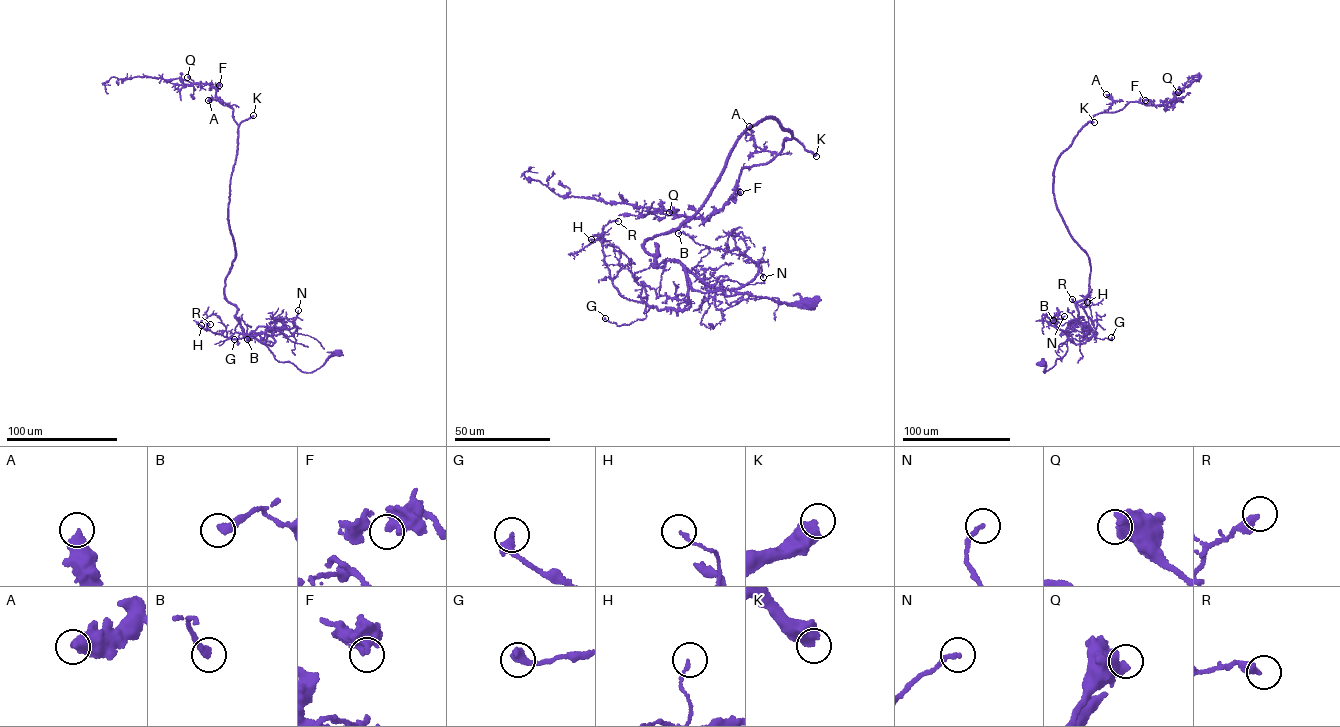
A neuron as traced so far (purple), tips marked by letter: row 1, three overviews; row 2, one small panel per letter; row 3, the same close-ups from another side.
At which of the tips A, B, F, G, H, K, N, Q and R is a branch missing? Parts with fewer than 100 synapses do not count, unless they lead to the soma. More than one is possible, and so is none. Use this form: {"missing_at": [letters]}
{"missing_at": ["K"]}

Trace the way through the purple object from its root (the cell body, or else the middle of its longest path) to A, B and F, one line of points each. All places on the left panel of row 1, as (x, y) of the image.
A: (336, 352), (303, 372), (245, 336), (224, 292), (239, 128), (229, 104), (208, 100)
B: (336, 352), (306, 372), (289, 362), (276, 360), (254, 334), (258, 326), (297, 326), (281, 327), (247, 339)
F: (336, 352), (309, 372), (277, 361), (253, 331), (246, 338), (225, 297), (239, 128), (219, 85)

